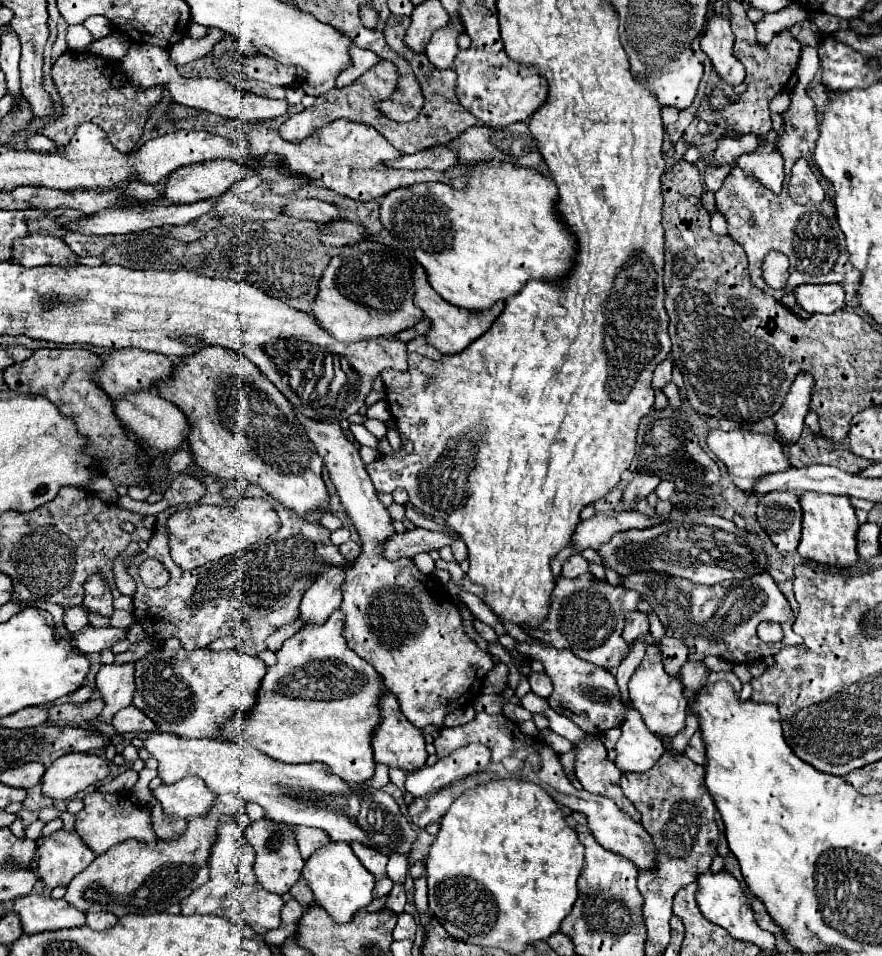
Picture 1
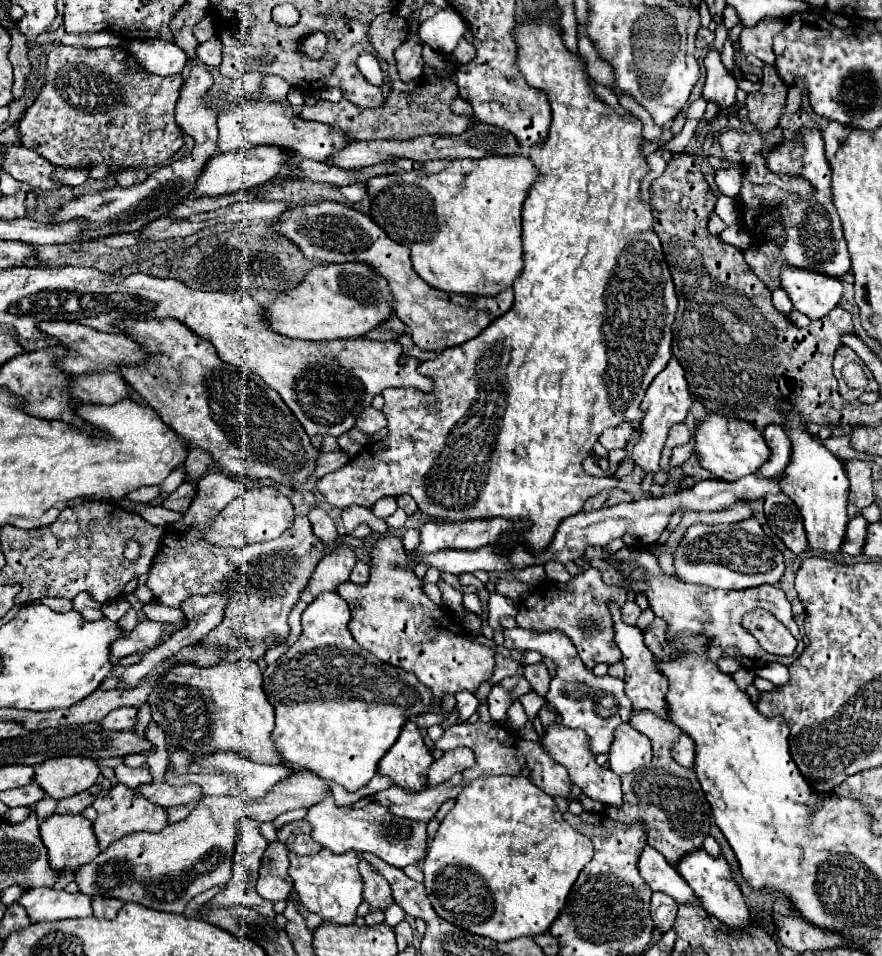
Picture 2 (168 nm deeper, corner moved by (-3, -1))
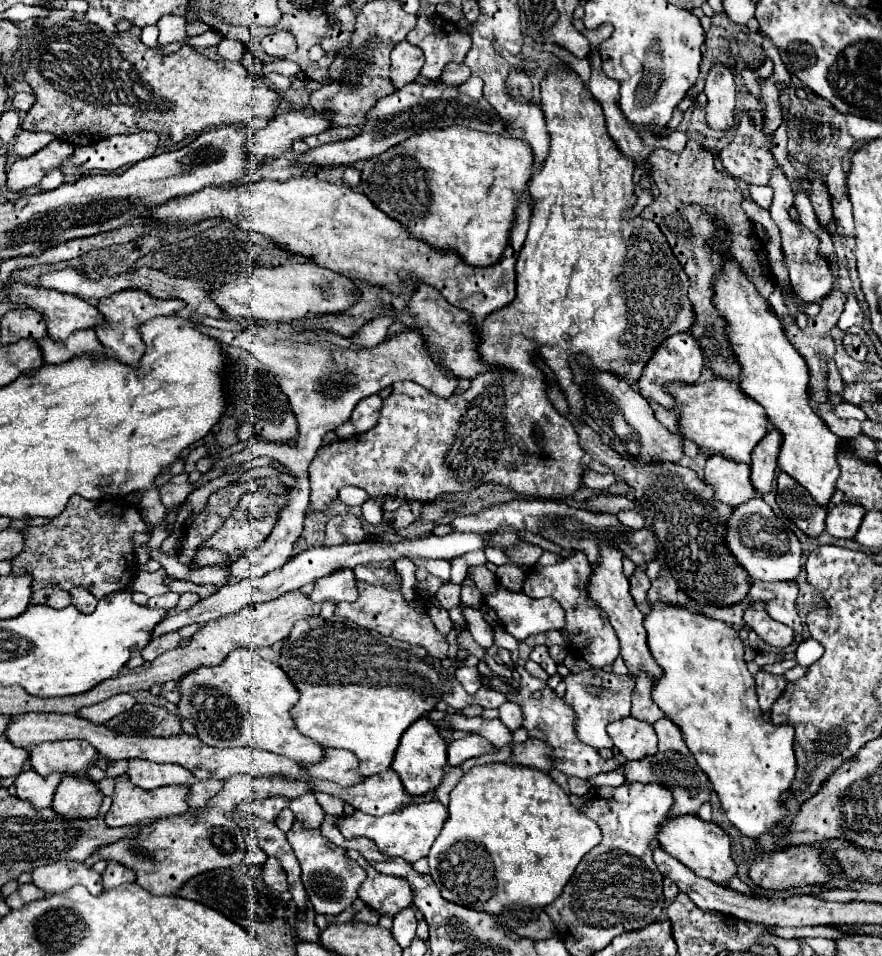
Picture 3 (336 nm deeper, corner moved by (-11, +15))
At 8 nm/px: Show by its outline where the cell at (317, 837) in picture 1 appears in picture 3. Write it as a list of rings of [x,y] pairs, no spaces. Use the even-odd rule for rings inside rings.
[[[304,794],[296,800],[292,800],[290,804],[290,810],[294,812],[294,818],[304,826],[304,828],[312,828],[312,830],[318,830],[322,826],[322,820],[324,820],[324,810],[322,806],[316,802],[314,794]]]

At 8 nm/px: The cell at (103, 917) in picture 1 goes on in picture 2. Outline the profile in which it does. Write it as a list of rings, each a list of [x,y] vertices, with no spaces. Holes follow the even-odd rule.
[[[94,898],[92,906],[94,906],[94,916],[96,918],[116,918],[118,910],[122,908],[122,900],[116,900],[116,898]]]

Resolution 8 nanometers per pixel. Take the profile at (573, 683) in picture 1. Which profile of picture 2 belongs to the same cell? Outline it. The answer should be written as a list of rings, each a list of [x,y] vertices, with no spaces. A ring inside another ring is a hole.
[[[510,628],[504,630],[504,644],[506,648],[518,648],[518,650],[536,650],[542,656],[548,656],[556,662],[558,672],[556,678],[550,682],[550,690],[546,694],[546,700],[556,708],[556,712],[562,718],[562,724],[570,728],[582,728],[590,740],[590,750],[598,754],[606,754],[612,740],[614,740],[614,728],[622,722],[628,722],[628,716],[632,712],[632,704],[628,696],[624,694],[624,680],[612,678],[612,676],[594,676],[592,670],[588,670],[582,660],[578,658],[578,652],[564,636],[564,632],[530,632],[526,628]]]

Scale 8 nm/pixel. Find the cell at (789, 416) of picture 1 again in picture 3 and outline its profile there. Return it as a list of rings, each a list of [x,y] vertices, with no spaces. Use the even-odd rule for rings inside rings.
[[[772,428],[752,452],[752,480],[756,482],[756,488],[760,488],[762,494],[770,492],[772,488],[780,446],[782,446],[782,434],[776,428]]]

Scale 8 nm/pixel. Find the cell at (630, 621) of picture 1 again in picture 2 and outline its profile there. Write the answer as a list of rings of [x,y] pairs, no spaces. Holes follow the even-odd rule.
[[[626,600],[626,604],[622,606],[622,620],[624,620],[626,624],[636,624],[638,616],[640,616],[640,608],[638,608],[638,604]]]

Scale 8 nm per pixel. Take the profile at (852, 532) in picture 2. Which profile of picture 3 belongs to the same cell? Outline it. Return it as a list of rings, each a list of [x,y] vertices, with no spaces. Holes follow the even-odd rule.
[[[838,504],[828,510],[826,518],[826,532],[836,538],[854,538],[866,510],[858,504]]]

